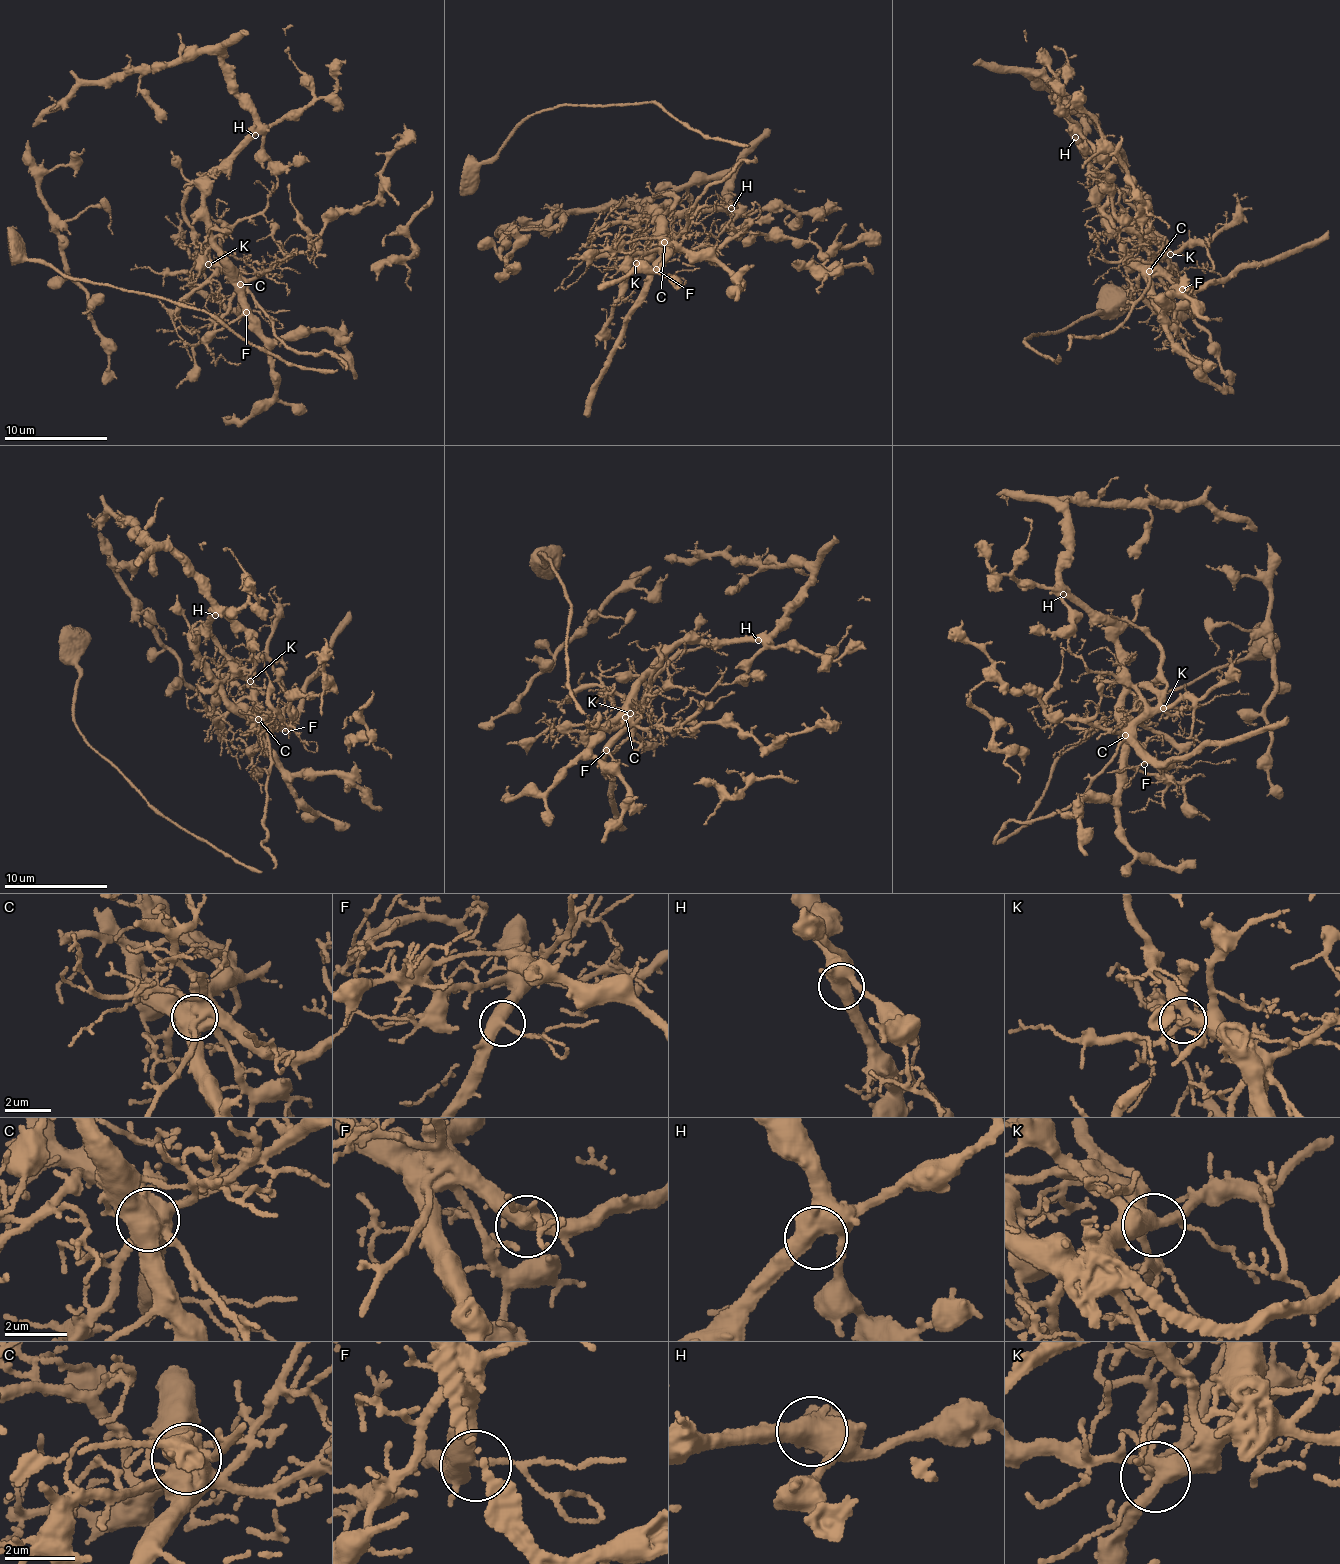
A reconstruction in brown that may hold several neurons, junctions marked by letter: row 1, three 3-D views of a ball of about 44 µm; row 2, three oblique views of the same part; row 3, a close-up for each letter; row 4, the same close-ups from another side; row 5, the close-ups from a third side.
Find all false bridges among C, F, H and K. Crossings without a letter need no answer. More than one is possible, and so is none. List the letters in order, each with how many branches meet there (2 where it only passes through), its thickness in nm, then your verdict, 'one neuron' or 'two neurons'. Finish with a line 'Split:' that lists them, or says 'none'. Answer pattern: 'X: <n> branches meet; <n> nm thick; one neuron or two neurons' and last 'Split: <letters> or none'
C: 7 branches meet; 700 nm thick; two neurons
F: 3 branches meet; 400 nm thick; one neuron
H: 2 branches meet; 550 nm thick; one neuron
K: 6 branches meet; 420 nm thick; one neuron
Split: C

